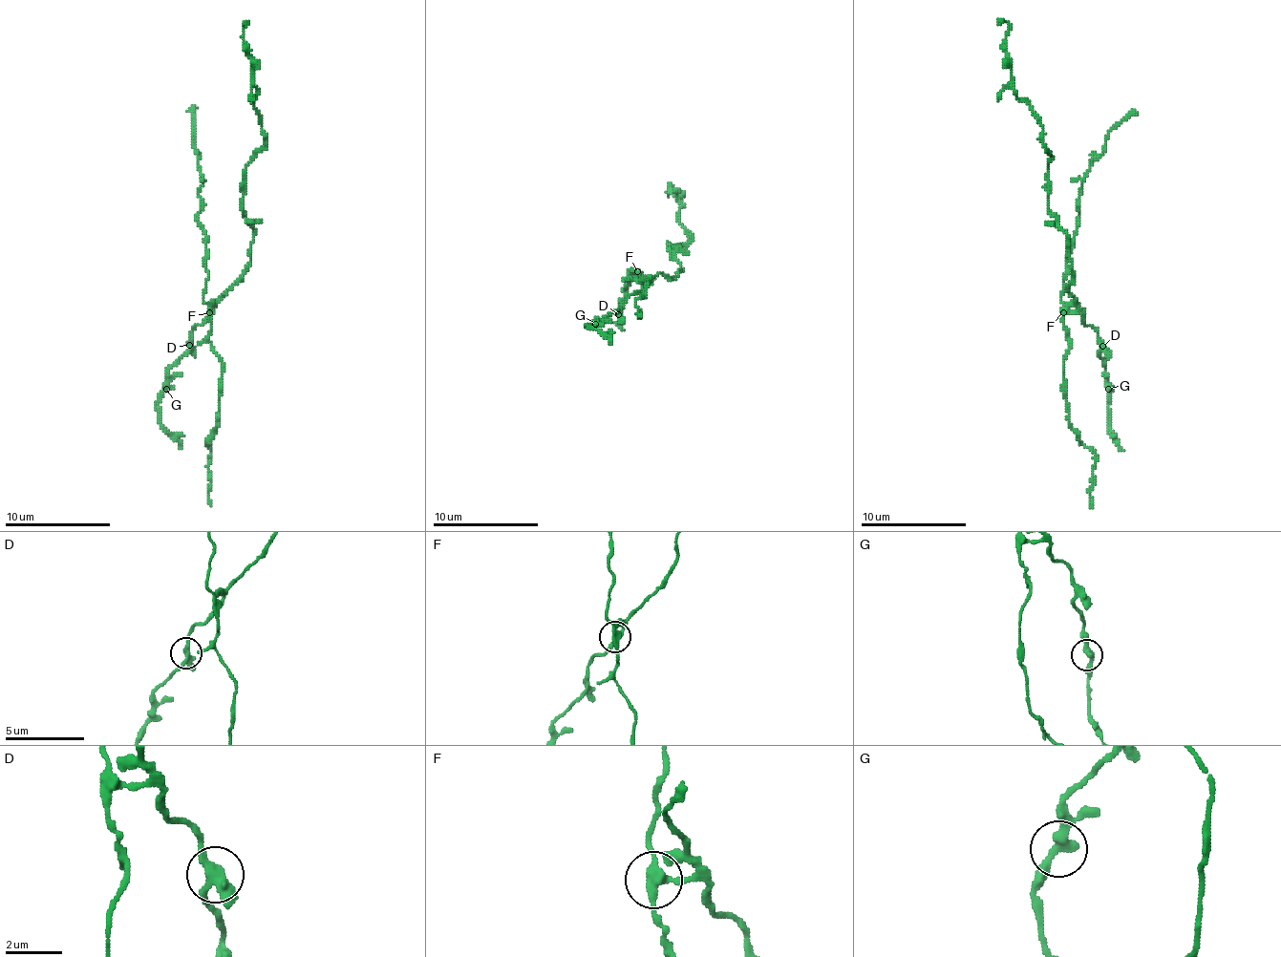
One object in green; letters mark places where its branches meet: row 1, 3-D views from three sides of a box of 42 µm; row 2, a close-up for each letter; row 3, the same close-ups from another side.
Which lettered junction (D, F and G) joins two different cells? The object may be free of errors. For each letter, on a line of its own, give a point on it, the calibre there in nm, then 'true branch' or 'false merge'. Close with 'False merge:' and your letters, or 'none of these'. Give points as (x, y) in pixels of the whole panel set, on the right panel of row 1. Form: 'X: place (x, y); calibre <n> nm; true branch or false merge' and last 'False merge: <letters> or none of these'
D: place (1102, 346); calibre 320 nm; true branch
F: place (1063, 312); calibre 280 nm; false merge
G: place (1108, 389); calibre 300 nm; true branch
False merge: F

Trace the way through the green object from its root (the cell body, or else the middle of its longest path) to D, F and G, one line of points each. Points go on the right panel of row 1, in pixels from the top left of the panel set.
D: (1072, 269), (1072, 284), (1066, 291), (1079, 306), (1082, 321), (1098, 333), (1098, 341), (1102, 346)
F: (1072, 269), (1072, 284), (1066, 291), (1074, 298), (1074, 304), (1063, 313)
G: (1072, 269), (1072, 284), (1066, 291), (1079, 306), (1082, 321), (1098, 332), (1108, 389)

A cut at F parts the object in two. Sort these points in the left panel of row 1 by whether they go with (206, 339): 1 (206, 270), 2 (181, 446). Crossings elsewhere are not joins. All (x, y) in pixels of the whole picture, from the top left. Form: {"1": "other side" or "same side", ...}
{"1": "same side", "2": "other side"}

